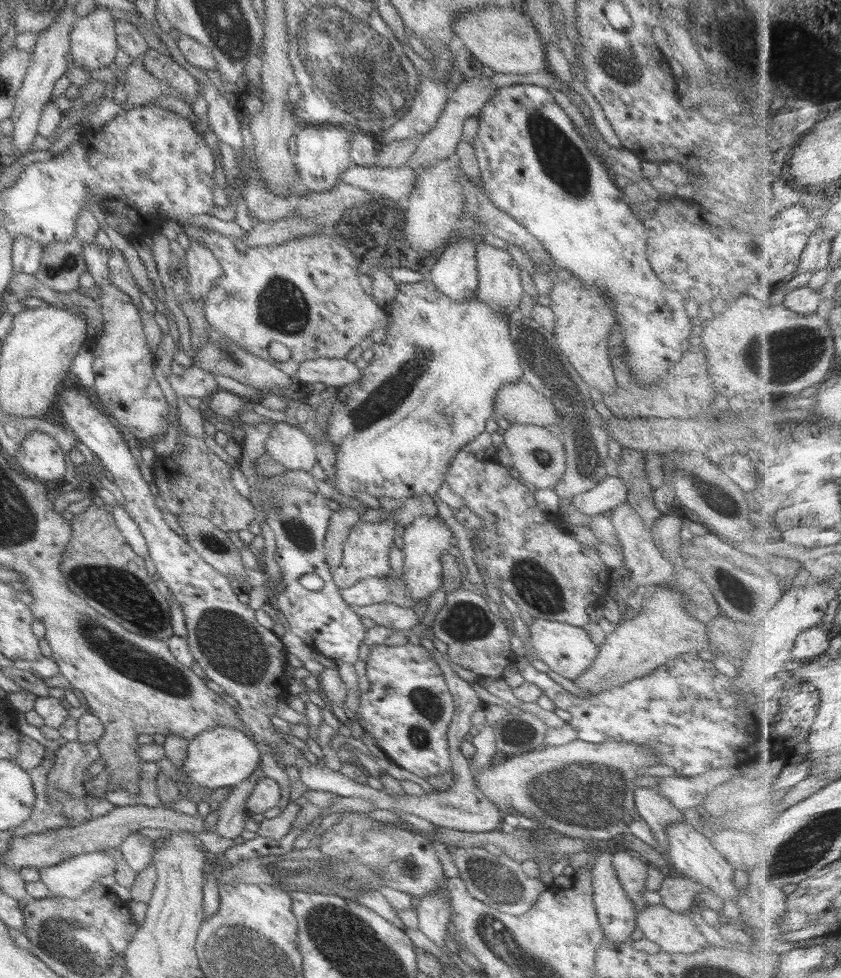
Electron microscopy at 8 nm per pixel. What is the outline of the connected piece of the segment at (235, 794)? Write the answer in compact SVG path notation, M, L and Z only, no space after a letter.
M251 775L247 776L245 780L231 786L227 797L219 802L219 817L213 826L213 831L219 838L232 840L244 829L243 820L249 815L244 808L244 802L256 782Z

